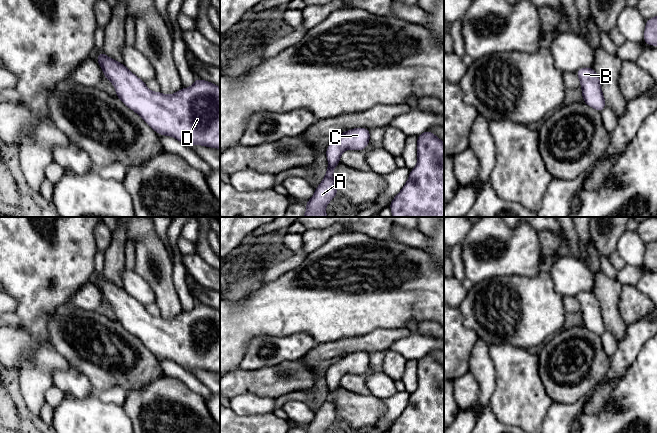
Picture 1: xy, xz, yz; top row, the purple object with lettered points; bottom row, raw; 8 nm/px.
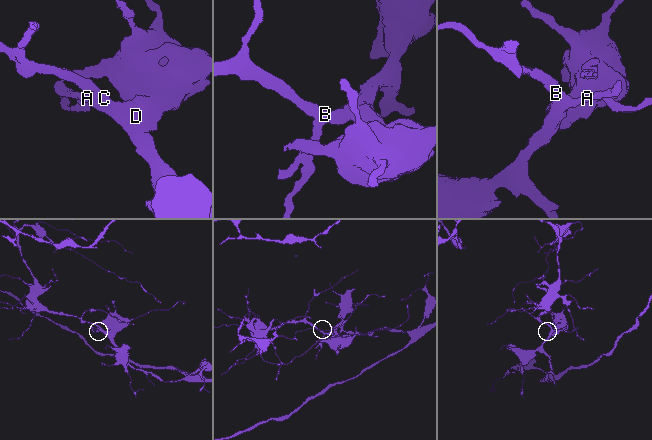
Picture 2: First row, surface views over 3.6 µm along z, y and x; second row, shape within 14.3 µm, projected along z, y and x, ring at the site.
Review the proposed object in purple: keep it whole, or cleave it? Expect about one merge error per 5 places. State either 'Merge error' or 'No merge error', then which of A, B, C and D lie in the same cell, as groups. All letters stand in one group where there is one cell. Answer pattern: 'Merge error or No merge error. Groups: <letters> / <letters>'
No merge error. Groups: A B C D

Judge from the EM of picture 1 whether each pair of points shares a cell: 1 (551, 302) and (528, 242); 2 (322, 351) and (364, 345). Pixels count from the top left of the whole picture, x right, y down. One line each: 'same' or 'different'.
1: different
2: same

